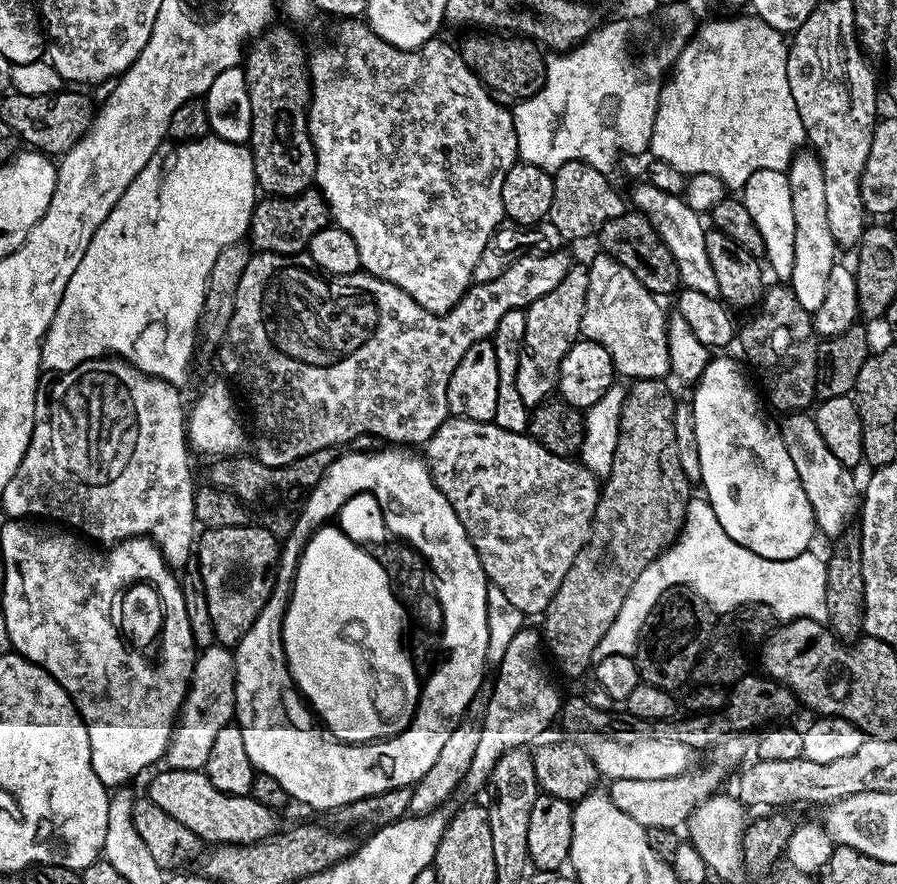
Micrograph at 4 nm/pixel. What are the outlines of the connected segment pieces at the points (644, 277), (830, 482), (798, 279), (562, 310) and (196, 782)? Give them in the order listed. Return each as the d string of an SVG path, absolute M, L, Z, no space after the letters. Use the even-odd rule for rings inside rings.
M627 210L618 218L613 218L602 226L598 233L598 241L603 255L614 258L634 274L642 282L646 290L657 298L671 297L681 287L678 266L673 254L663 244L657 230L651 225L647 217L637 210ZM673 291L673 292L672 292ZM672 292L672 293L671 293Z
M796 412L778 424L778 431L786 446L786 454L790 454L790 459L794 461L794 470L798 470L802 490L806 490L806 498L810 498L810 506L814 510L817 529L821 533L824 531L830 538L837 538L853 523L858 512L858 484L856 488L856 480L852 477L854 475L853 469L847 468L830 452L830 448L822 440L811 415L803 416L802 413Z
M800 150L793 155L787 174L790 182L790 202L794 206L794 270L790 286L810 313L822 306L826 299L826 278L838 263L838 249L834 234L830 234L830 221L826 219L826 178L815 151Z
M580 262L573 263L571 270L550 290L550 294L542 294L535 302L528 305L524 317L526 318L526 334L524 335L524 345L520 348L520 365L518 366L518 394L522 402L529 410L537 408L543 404L557 391L560 383L560 363L562 358L566 358L566 350L581 339L580 327L582 326L582 310L586 306L586 290L590 286L588 269Z
M165 767L148 784L147 799L154 802L161 810L166 810L170 818L182 822L186 830L194 830L201 842L208 846L218 844L253 844L259 840L268 840L278 831L277 813L262 806L251 794L231 796L210 782L208 773L201 770L178 770Z

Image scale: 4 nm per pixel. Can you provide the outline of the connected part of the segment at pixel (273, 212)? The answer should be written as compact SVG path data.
M311 187L297 196L265 195L257 199L246 236L256 252L298 256L307 249L310 238L314 238L318 230L329 227L329 224L330 213L326 198L323 192Z

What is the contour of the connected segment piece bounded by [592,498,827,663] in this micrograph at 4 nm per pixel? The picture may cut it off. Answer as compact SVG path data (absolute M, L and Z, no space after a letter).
M693 498L689 500L684 527L676 543L664 551L654 562L650 562L650 566L646 566L646 570L642 570L642 574L638 574L630 592L626 594L625 601L622 602L618 617L614 618L609 630L606 630L606 634L603 635L602 641L598 642L598 646L594 648L593 663L598 663L612 655L633 655L646 618L657 605L658 598L666 589L673 587L685 587L694 590L711 606L713 613L716 614L731 614L736 609L743 608L745 604L765 604L770 606L773 614L784 622L790 620L827 621L827 566L823 559L820 558L819 560L815 556L814 552L809 550L789 560L762 558L758 554L746 550L746 546L734 542L734 538L730 538L730 534L726 534L726 530L722 530L722 522L718 522L718 514L714 514L714 510L708 505L707 499Z

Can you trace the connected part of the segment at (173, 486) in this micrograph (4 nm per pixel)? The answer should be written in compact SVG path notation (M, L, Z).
M111 355L98 360L87 360L74 366L69 372L61 372L55 377L53 384L41 383L36 394L34 410L34 430L30 438L30 446L14 474L10 478L10 486L2 494L4 500L4 516L8 518L32 518L28 516L45 516L48 520L61 520L61 525L75 530L79 535L100 546L119 544L121 540L133 538L150 538L160 549L168 567L182 570L187 560L194 556L194 541L198 536L198 521L194 510L194 483L192 484L192 468L188 465L190 445L186 439L186 404L180 401L181 389L174 384L159 380L156 376L147 376L140 372L127 360L113 358Z

